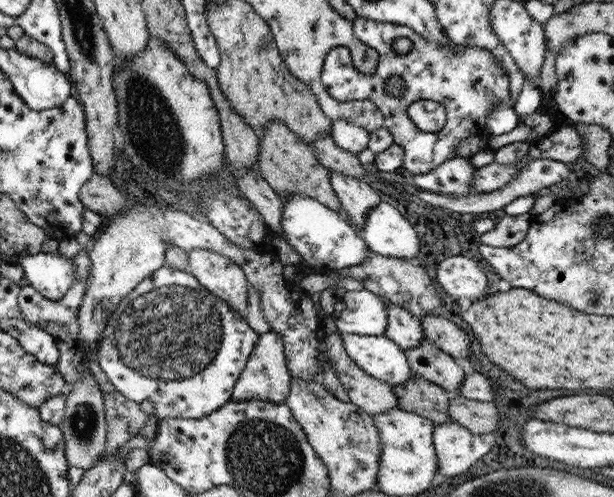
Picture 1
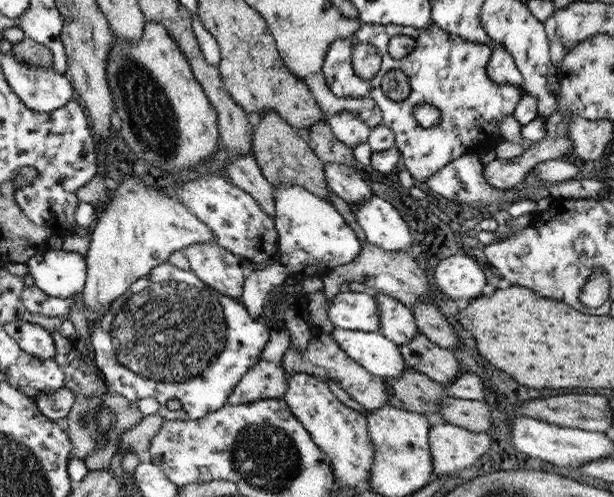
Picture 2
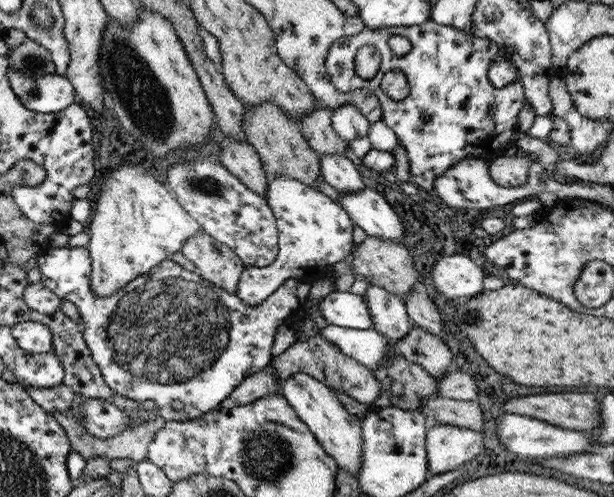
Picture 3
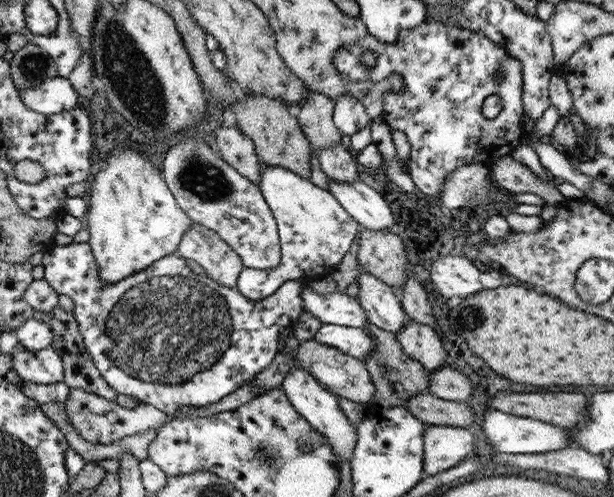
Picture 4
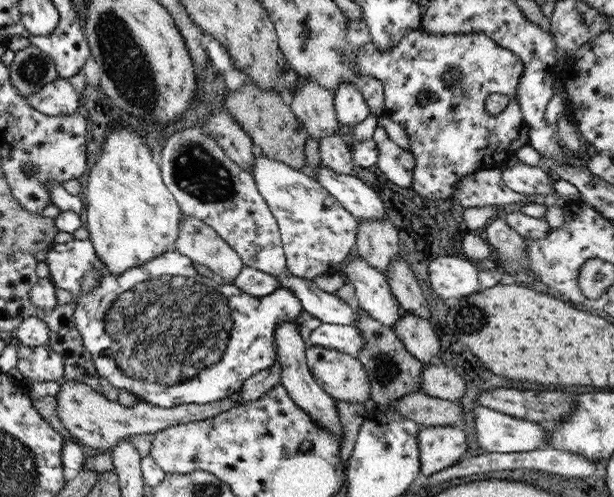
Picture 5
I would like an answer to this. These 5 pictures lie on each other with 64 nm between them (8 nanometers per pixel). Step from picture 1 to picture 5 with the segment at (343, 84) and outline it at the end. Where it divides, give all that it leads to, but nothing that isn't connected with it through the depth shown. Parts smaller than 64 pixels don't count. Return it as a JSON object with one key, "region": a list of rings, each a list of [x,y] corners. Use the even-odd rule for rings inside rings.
{"region":[[[417,28],[409,33],[403,35],[399,39],[399,43],[395,43],[395,46],[387,49],[387,51],[379,51],[375,47],[375,43],[369,41],[365,43],[361,49],[355,51],[352,60],[348,62],[348,66],[353,70],[353,74],[357,76],[371,76],[371,78],[377,78],[382,83],[384,88],[384,110],[383,115],[389,117],[395,124],[399,124],[405,131],[408,140],[408,150],[413,154],[413,176],[411,182],[411,189],[414,190],[417,196],[425,196],[425,199],[433,198],[433,200],[447,199],[452,194],[452,186],[469,173],[473,173],[479,169],[495,169],[500,164],[504,164],[509,158],[512,158],[514,152],[521,146],[528,144],[528,129],[525,127],[525,122],[521,116],[521,111],[517,101],[515,101],[515,88],[517,88],[517,82],[522,73],[522,63],[520,60],[510,51],[499,46],[496,42],[493,42],[486,34],[479,33],[425,33],[421,29]],[[493,92],[499,92],[503,96],[509,98],[507,105],[496,115],[489,115],[484,109],[484,100],[493,94]]]}

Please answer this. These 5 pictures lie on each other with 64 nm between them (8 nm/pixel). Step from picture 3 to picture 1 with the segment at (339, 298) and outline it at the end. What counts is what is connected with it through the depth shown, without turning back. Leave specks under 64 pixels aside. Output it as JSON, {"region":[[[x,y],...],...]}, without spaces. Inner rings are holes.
{"region":[[[364,289],[336,297],[330,316],[338,333],[381,336],[387,327],[385,301]]]}

